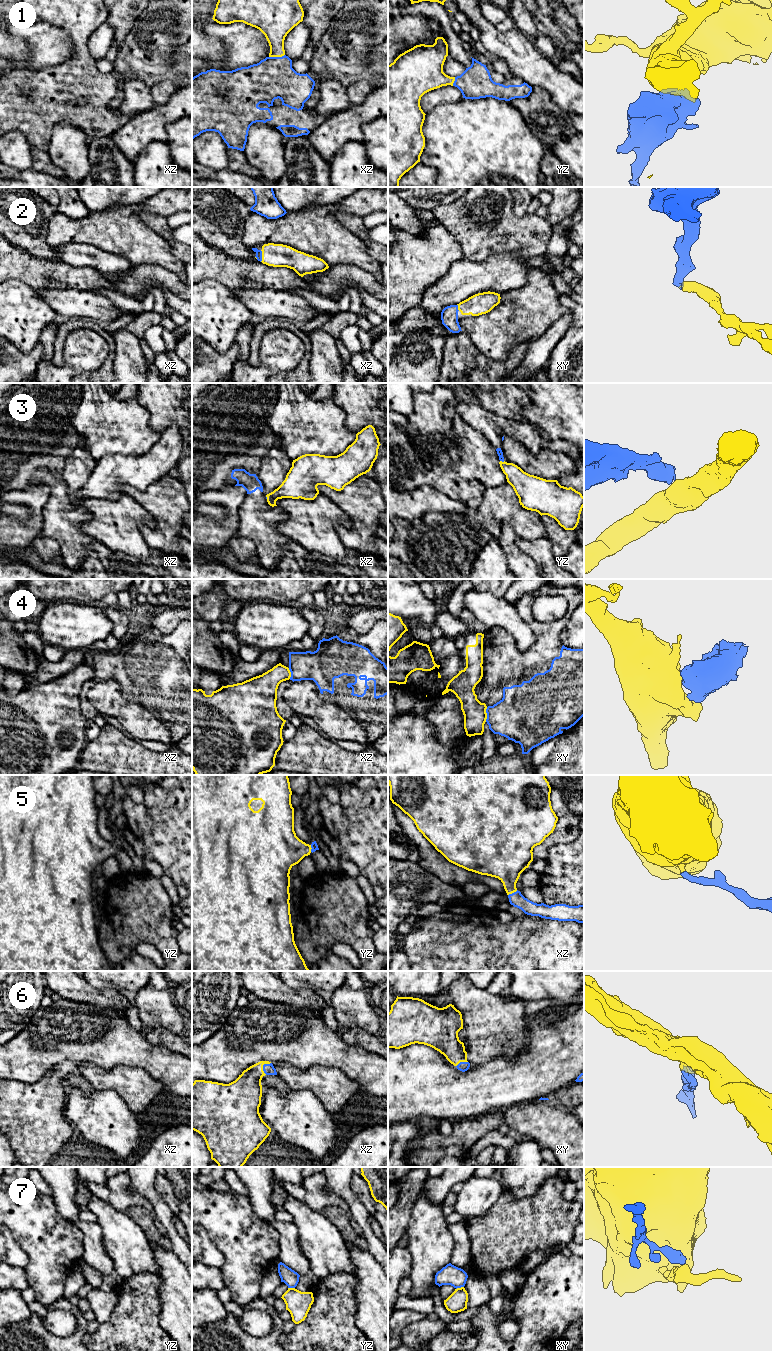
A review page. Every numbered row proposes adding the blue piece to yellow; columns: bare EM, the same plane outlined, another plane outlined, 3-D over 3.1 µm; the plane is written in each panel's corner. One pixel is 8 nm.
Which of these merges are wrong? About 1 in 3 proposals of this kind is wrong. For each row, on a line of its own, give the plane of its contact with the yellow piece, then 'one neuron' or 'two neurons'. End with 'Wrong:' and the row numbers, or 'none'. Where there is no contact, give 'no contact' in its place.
1: contact in xz; one neuron
2: contact in xz; one neuron
3: contact in yz; two neurons
4: contact in xy; two neurons
5: contact in xz; one neuron
6: contact in xz; one neuron
7: contact in xy; two neurons
Wrong: 3, 4, 7

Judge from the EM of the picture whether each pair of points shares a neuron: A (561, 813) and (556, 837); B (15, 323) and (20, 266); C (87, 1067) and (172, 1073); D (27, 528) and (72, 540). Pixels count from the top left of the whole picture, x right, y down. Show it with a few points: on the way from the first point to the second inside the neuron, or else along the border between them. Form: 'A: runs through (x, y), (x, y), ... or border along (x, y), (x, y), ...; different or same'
A: runs through (562, 819), (562, 831); same
B: border along (10, 278), (21, 280), (38, 294); different
C: border along (122, 1065), (141, 1067), (164, 1085); different
D: border along (46, 503), (42, 511), (42, 526); different

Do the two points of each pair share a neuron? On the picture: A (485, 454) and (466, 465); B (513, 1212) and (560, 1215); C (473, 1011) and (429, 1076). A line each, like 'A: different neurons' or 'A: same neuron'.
A: same neuron
B: same neuron
C: different neurons

